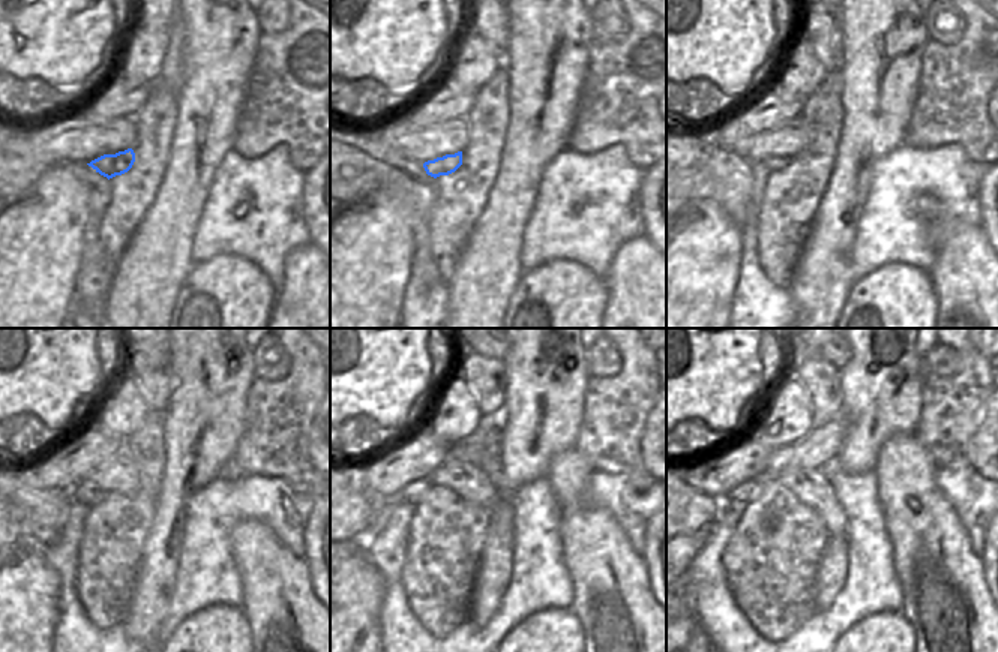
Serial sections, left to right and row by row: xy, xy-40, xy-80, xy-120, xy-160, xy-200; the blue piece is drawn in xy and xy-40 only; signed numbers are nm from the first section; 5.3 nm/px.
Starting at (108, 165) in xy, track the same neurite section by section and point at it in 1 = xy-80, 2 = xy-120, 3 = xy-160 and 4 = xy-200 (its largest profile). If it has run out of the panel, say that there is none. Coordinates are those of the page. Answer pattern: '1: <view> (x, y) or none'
1: xy-80 (772, 164)
2: xy-120 (86, 493)
3: xy-160 (414, 492)
4: xy-200 (746, 492)

